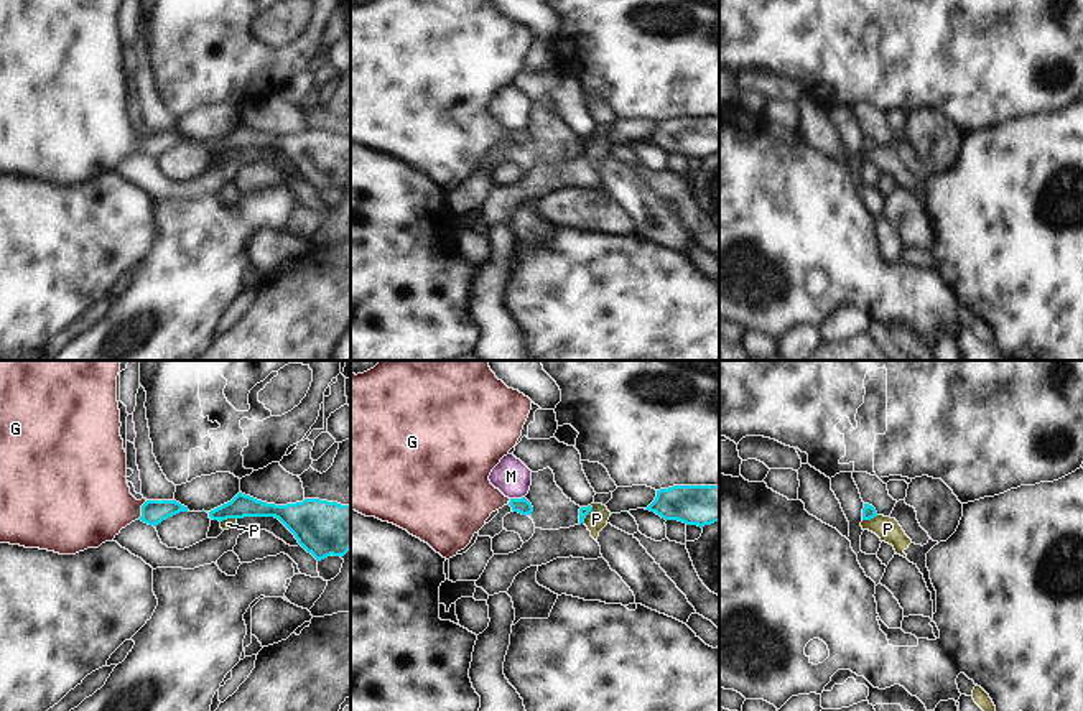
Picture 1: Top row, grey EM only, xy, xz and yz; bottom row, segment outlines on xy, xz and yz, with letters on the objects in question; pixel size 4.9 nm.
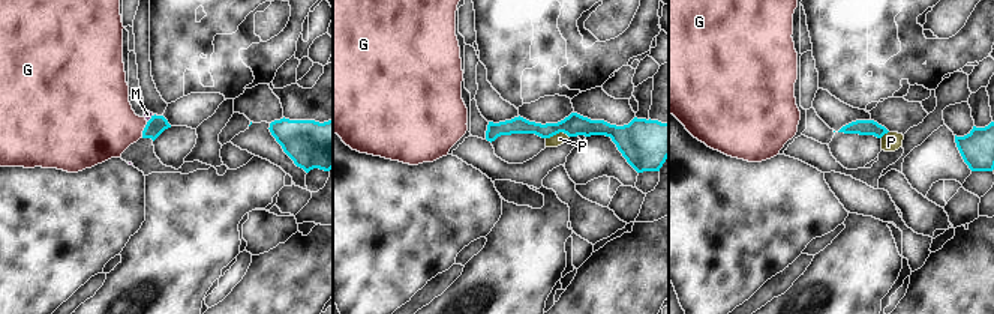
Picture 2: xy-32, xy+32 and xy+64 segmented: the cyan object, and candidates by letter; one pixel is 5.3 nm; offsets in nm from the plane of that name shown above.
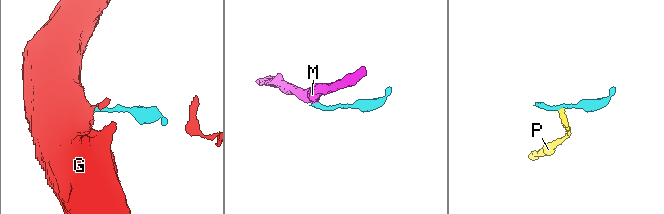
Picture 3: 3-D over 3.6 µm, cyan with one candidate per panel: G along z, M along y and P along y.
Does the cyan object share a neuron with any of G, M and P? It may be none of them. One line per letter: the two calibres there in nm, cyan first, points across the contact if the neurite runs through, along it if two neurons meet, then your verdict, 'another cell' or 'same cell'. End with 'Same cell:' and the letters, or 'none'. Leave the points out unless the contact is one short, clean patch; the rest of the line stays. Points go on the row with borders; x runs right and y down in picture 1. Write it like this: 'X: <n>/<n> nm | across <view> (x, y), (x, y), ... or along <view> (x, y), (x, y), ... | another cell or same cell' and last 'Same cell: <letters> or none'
G: 120/380 nm | across xy (153, 512), (142, 511), (92, 502) | same cell
M: 80/180 nm | along xz (524, 496), (511, 499) | another cell
P: 70/120 nm | along yz (878, 515), (863, 520) | another cell
Same cell: G

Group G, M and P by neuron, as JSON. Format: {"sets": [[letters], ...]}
{"sets": [["G"], ["M"], ["P"]]}

